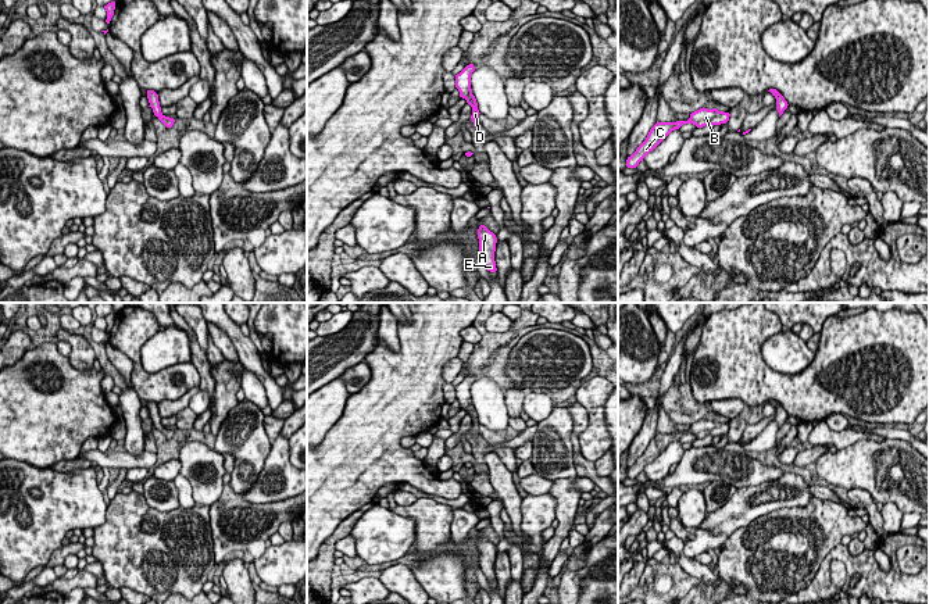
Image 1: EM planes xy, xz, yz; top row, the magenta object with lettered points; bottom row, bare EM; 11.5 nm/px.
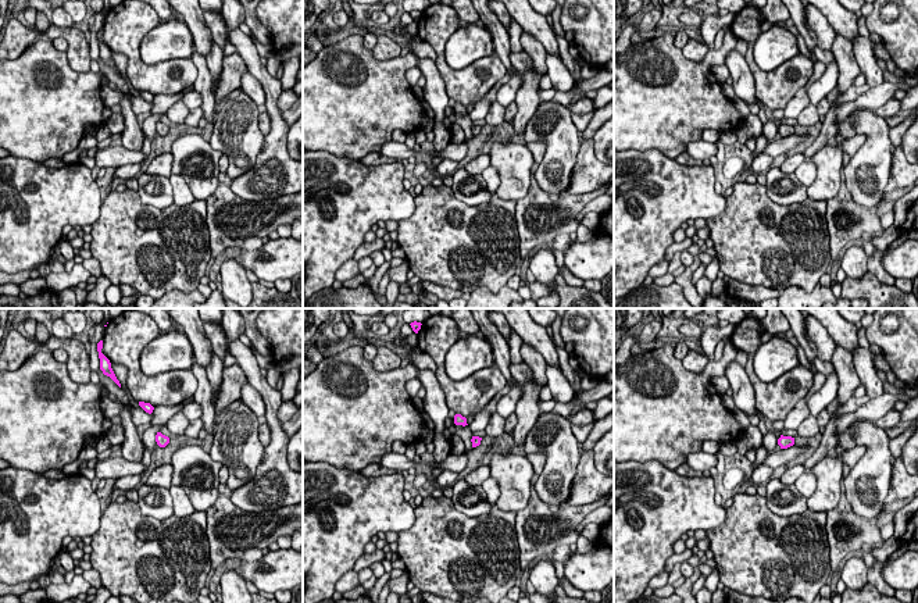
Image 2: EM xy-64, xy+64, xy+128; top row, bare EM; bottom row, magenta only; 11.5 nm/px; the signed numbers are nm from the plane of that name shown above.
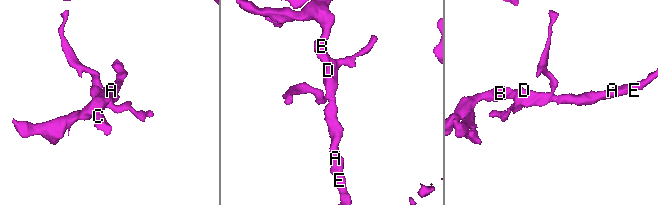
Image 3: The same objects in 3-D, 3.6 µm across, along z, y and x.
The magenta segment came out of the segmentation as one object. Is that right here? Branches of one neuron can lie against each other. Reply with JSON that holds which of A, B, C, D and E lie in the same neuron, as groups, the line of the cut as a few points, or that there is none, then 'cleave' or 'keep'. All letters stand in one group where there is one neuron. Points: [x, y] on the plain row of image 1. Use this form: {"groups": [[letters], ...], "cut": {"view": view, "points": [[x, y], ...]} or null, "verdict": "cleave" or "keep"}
{"groups": [["A", "E"], ["B", "C", "D"]], "cut": {"view": "xy", "points": [[152, 418], [157, 417], [160, 422]]}, "verdict": "cleave"}

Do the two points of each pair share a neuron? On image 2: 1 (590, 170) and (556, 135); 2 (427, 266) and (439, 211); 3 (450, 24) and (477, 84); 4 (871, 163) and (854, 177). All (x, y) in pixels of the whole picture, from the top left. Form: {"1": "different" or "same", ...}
{"1": "different", "2": "same", "3": "same", "4": "same"}

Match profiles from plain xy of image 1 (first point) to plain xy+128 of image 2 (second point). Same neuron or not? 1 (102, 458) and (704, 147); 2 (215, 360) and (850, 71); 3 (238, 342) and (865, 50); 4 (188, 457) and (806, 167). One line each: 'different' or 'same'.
1: same
2: different
3: different
4: different

